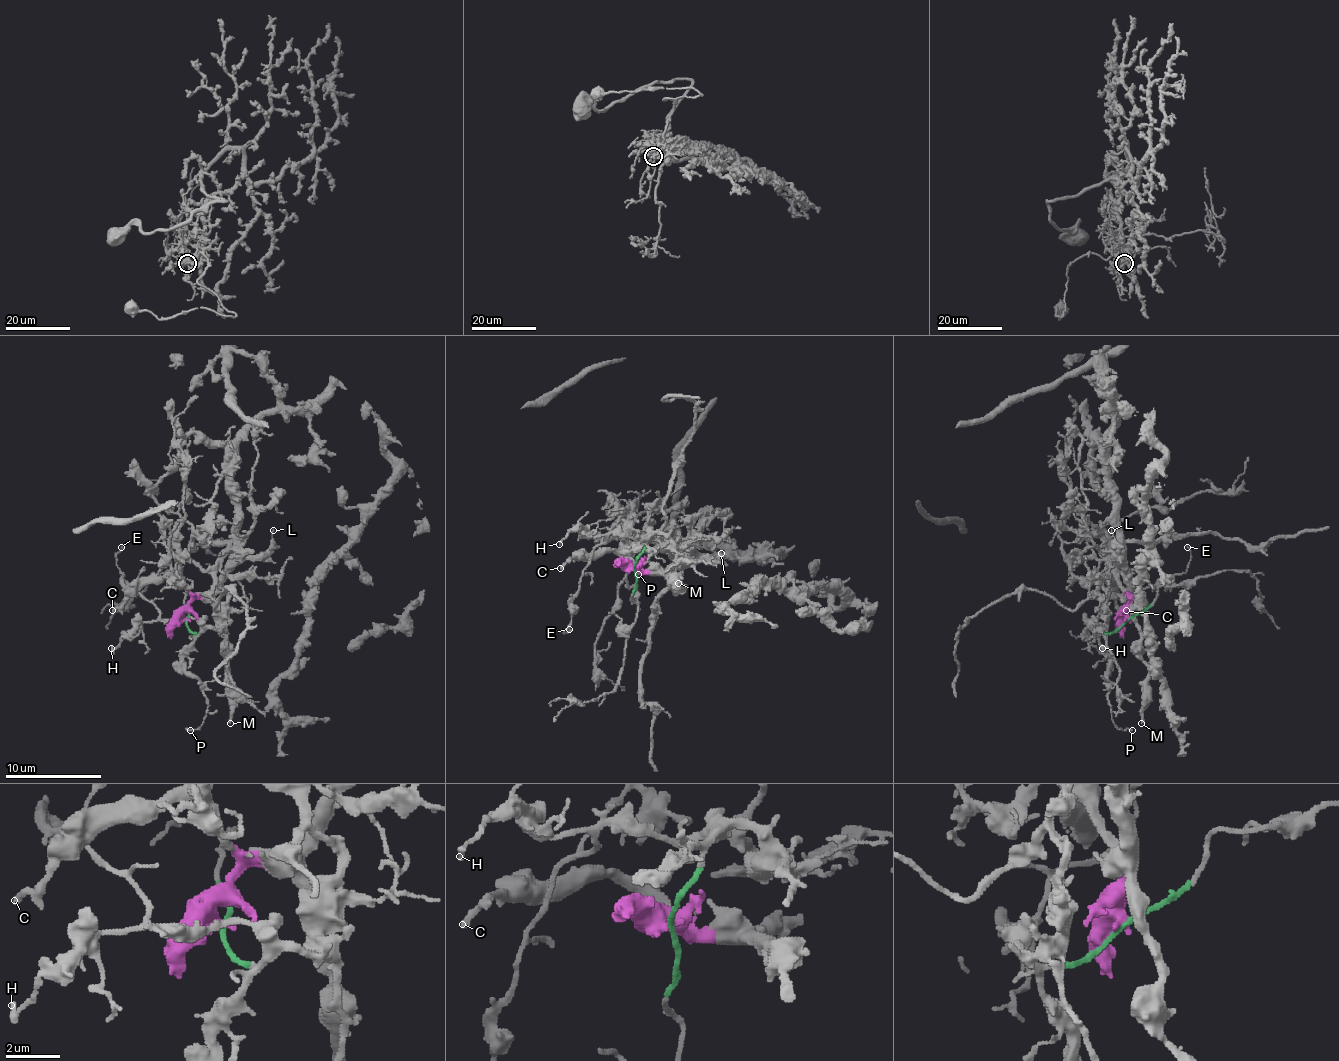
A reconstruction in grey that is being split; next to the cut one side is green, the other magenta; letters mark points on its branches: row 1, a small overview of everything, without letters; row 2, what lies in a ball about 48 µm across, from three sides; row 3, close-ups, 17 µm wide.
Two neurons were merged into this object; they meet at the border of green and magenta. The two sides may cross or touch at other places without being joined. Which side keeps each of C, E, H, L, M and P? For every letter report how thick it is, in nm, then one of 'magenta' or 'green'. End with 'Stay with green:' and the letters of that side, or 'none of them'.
C: 260 nm thick; magenta
E: 110 nm thick; green
H: 160 nm thick; green
L: 90 nm thick; magenta
M: 200 nm thick; magenta
P: 100 nm thick; green
Stay with green: E, H, P

